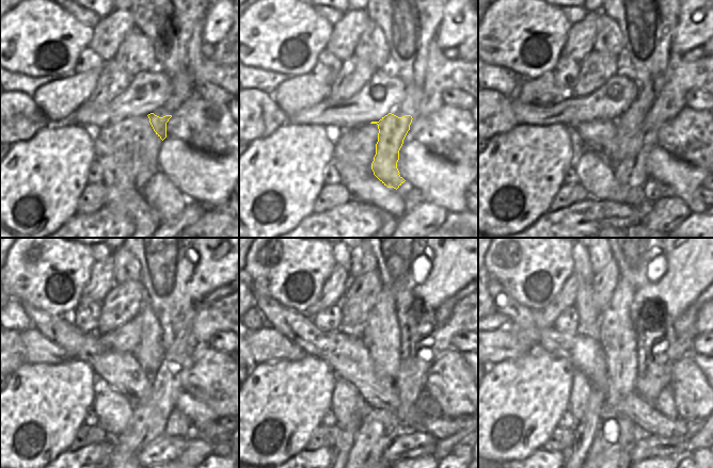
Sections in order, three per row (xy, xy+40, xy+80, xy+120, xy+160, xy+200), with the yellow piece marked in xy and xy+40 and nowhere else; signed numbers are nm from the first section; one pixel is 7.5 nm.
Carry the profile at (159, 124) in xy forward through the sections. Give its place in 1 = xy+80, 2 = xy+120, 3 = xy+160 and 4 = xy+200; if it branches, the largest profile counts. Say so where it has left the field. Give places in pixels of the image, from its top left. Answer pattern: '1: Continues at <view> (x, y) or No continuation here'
1: Continues at xy+80 (628, 126)
2: Continues at xy+120 (146, 423)
3: Continues at xy+160 (359, 454)
4: Continues at xy+200 (599, 450).

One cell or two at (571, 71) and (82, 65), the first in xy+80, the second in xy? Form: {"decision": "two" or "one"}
{"decision": "one"}

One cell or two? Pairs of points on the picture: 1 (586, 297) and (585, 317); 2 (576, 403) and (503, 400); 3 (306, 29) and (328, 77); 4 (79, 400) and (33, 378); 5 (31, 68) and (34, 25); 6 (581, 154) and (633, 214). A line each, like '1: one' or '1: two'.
1: one
2: two
3: two
4: one
5: one
6: two

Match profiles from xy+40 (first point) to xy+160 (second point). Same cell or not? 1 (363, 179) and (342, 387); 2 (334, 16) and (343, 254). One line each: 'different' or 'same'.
1: same
2: same

